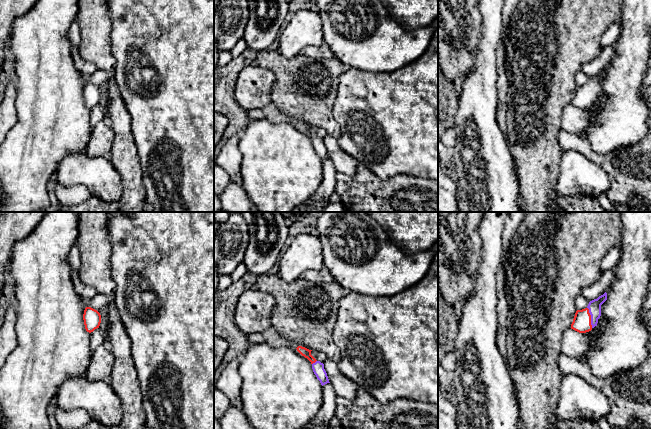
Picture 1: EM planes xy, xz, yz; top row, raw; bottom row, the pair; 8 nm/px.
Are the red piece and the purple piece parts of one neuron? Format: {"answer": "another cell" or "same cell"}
{"answer": "same cell"}

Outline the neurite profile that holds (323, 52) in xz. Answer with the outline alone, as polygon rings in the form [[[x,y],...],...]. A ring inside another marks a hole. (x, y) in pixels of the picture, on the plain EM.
[[[325,42],[320,47],[305,47],[300,54],[313,59],[330,59],[334,56]]]

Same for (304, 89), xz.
[[[264,50],[258,52],[254,64],[275,74],[271,98],[282,114],[297,123],[321,127],[328,135],[339,139],[341,130],[333,117],[332,109],[337,95],[338,79],[347,70],[344,63],[334,56],[330,59],[313,59],[299,54],[287,59],[278,50]]]

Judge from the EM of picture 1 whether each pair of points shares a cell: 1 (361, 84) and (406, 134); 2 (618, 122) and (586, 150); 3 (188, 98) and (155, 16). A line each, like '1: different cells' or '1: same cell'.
1: same cell
2: different cells
3: same cell

